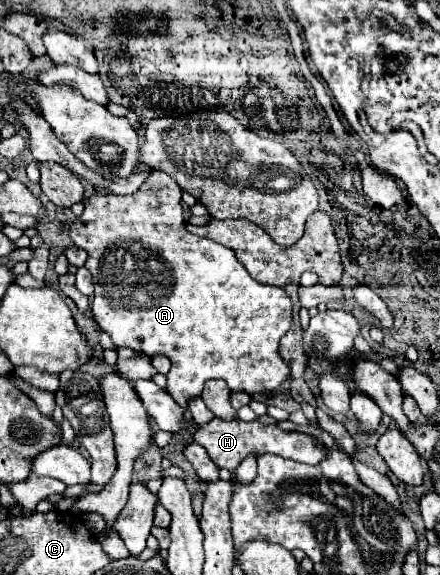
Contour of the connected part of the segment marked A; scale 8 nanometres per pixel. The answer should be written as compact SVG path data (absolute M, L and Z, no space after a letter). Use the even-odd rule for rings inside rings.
M151 170L149 180L137 192L129 196L97 193L85 198L83 204L85 210L79 218L75 218L69 234L77 246L89 252L85 266L95 278L95 298L91 304L93 318L117 346L127 346L147 356L165 354L171 360L171 370L167 374L167 392L179 406L185 408L187 426L191 426L187 400L199 396L207 380L221 378L231 390L247 390L249 394L259 394L265 390L275 390L289 378L289 366L283 362L277 348L281 336L291 326L291 298L281 288L265 286L253 280L249 272L245 272L237 262L233 250L229 250L227 246L185 230L181 188L169 174ZM105 240L143 242L147 248L155 248L161 260L171 266L105 266Z

